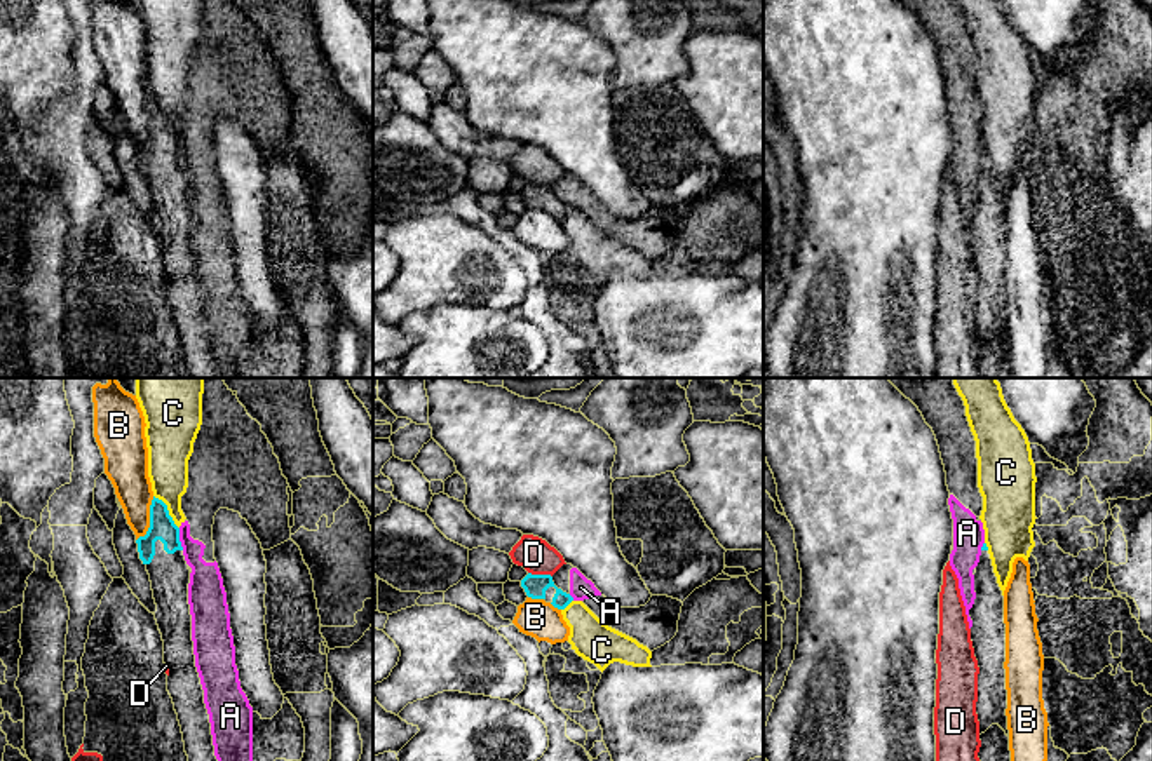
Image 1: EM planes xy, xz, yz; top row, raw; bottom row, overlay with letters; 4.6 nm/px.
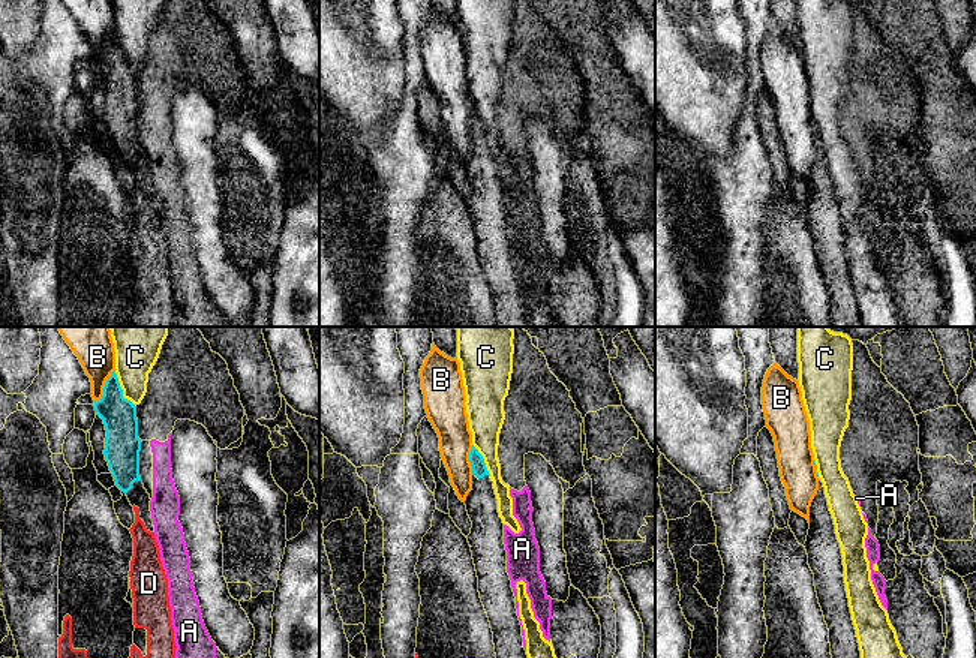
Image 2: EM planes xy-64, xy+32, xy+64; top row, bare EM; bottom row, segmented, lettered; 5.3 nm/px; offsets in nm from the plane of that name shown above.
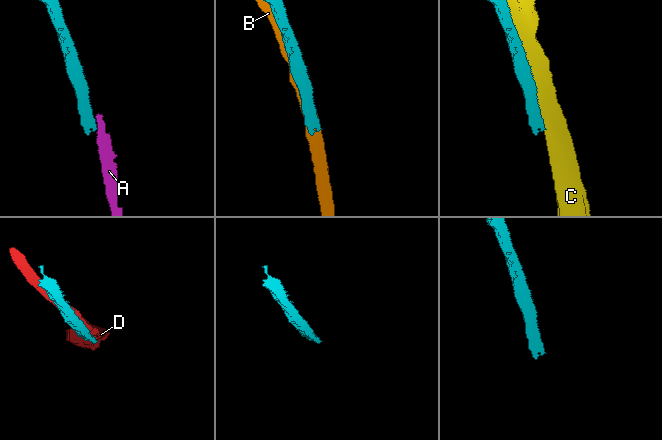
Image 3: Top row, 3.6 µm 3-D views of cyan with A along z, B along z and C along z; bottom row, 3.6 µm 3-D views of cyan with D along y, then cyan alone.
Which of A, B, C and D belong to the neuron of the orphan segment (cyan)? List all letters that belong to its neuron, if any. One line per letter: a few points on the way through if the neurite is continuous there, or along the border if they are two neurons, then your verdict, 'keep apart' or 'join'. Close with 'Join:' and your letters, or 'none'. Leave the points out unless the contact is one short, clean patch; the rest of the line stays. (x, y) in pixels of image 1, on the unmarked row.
A: border xy (178, 138), (183, 159); keep apart
B: keep apart
C: keep apart
D: keep apart
Join: none

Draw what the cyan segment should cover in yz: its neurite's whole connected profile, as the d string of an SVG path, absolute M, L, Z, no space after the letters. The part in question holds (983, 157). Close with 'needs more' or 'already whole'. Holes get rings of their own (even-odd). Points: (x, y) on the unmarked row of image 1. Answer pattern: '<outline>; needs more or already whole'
M986 153L981 157L979 172L974 183L976 209L969 219L972 230L971 251L978 270L978 312L976 324L979 345L992 334L1007 340L1007 300L1006 300L1006 233L1004 205L993 183Z; needs more

